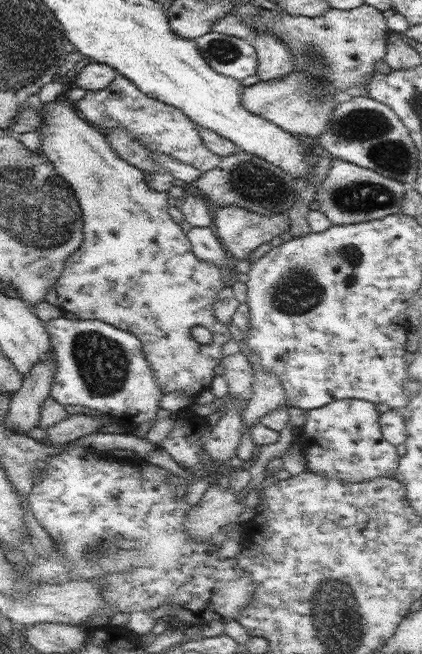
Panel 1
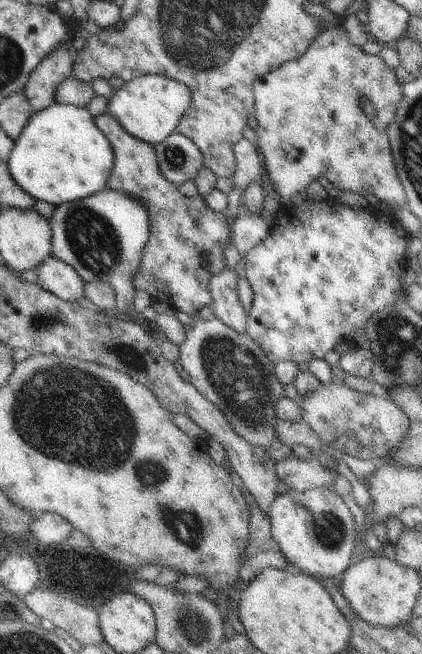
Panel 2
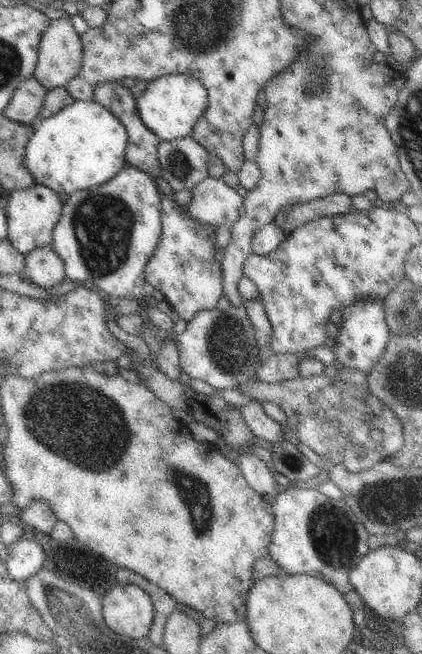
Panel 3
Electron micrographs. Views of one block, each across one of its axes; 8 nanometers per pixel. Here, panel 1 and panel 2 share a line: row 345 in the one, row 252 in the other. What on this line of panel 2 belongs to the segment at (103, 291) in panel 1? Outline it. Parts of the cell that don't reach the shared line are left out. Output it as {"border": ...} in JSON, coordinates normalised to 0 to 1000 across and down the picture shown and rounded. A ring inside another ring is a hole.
{"border":[[[256,171],[227,177],[223,187],[270,229],[270,257],[249,287],[336,306],[355,333],[355,364],[336,382],[318,440],[351,446],[363,462],[393,462],[464,488],[479,471],[502,465],[495,427],[538,405],[531,379],[547,364],[540,336],[526,324],[493,318],[479,298],[436,300],[384,266],[365,222],[308,208]]]}

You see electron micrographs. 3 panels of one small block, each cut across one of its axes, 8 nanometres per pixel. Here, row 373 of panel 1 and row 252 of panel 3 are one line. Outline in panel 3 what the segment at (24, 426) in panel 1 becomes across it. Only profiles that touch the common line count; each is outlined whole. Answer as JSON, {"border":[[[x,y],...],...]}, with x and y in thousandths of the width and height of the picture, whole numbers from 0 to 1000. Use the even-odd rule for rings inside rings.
{"border":[[[95,378],[59,391],[55,419],[92,439],[123,440],[159,425],[152,401],[121,378]]]}

